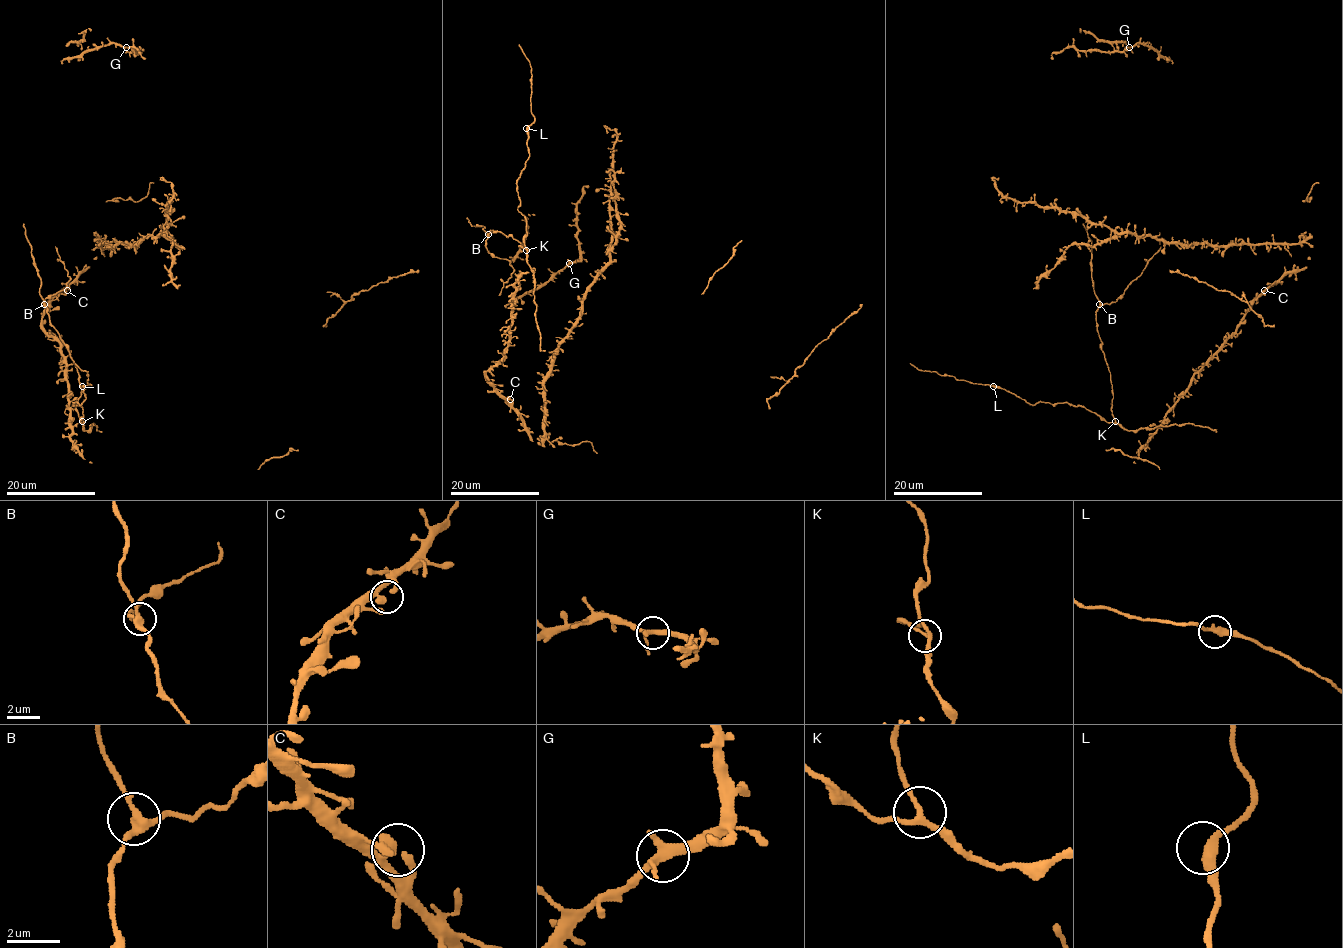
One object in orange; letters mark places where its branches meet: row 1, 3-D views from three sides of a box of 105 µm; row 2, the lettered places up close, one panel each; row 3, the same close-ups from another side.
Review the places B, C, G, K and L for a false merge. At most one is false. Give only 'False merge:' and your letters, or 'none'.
False merge: none

